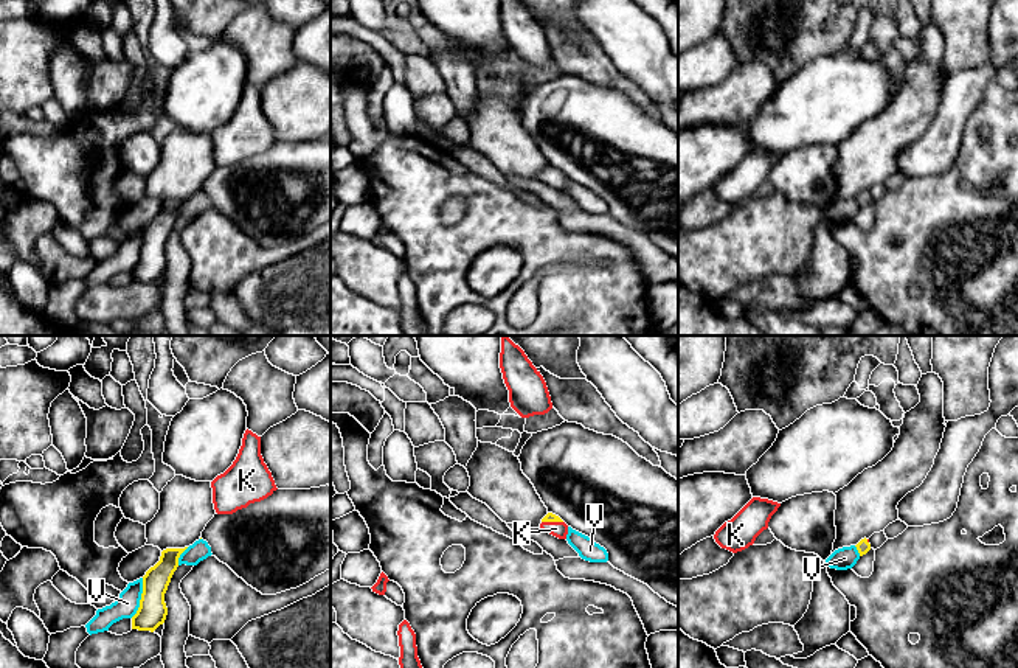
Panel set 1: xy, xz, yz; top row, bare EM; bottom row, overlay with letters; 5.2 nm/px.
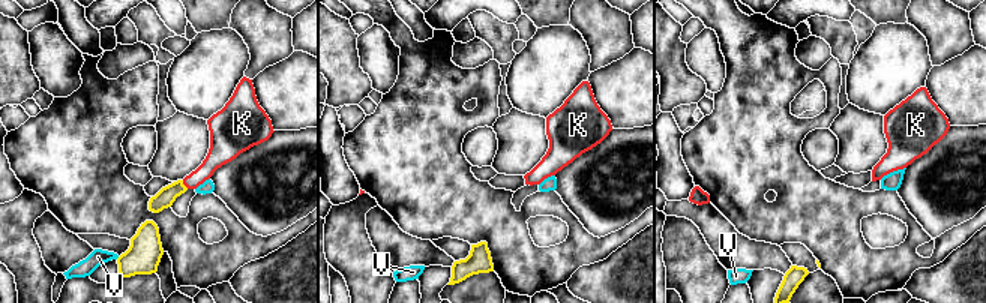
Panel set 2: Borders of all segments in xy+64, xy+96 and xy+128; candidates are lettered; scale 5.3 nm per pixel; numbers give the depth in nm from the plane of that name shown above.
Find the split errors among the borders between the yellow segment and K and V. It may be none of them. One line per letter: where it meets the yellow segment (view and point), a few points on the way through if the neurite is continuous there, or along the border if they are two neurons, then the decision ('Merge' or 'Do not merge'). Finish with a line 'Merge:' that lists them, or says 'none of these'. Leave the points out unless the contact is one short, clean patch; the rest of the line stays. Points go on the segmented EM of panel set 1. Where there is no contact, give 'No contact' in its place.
K: Touches yellow at xz (553, 521). Path across: xz (550, 518), (553, 521), (556, 528). Merge
V: Touches yellow at xy (141, 598). Do not merge
Merge: K

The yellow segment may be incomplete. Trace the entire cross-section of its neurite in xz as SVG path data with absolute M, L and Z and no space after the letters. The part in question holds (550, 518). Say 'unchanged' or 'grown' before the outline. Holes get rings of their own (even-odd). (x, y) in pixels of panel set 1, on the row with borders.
grown; M548 513L542 519L540 528L559 539L566 539L566 534L568 534L568 525L552 513Z

